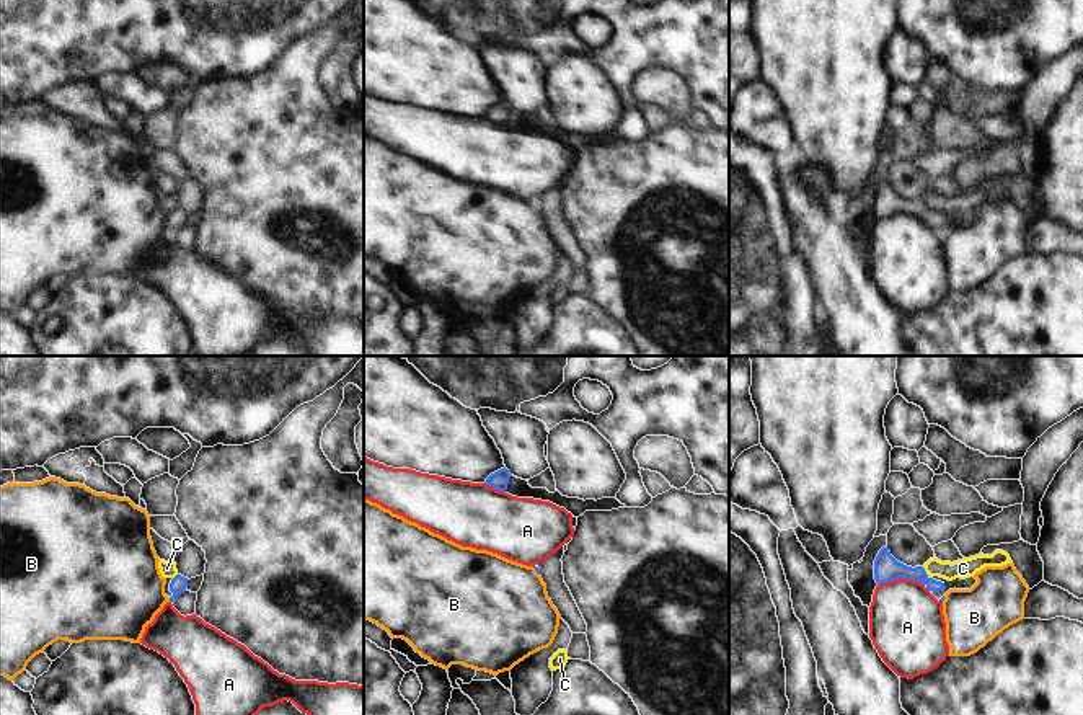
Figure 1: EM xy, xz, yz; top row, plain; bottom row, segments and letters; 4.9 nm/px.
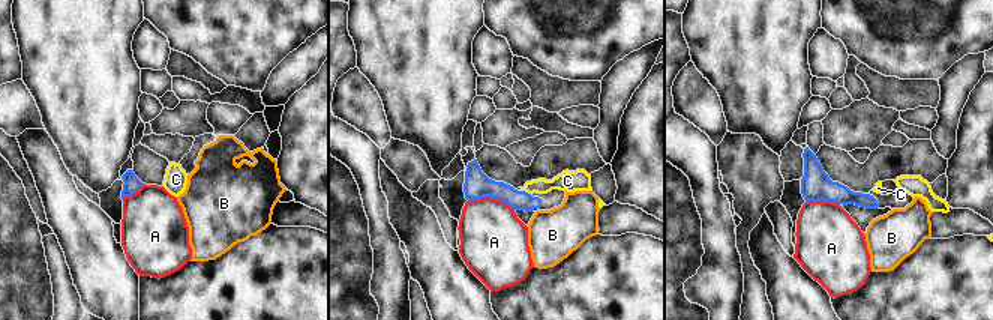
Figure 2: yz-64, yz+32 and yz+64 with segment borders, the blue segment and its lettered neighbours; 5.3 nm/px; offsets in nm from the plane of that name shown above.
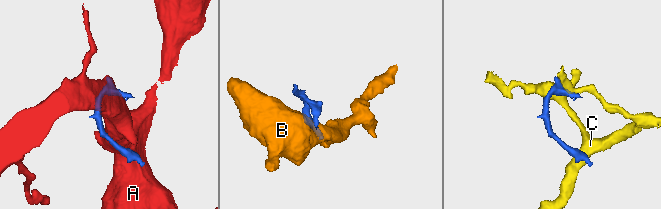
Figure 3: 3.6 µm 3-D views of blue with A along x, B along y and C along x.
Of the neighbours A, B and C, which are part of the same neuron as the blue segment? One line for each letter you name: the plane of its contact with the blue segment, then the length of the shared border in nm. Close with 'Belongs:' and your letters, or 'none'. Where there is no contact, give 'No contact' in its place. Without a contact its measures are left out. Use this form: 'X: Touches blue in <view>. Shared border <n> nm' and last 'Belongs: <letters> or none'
Belongs: none

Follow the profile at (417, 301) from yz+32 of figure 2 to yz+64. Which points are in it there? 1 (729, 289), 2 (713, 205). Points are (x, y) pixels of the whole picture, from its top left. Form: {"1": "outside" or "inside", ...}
{"1": "outside", "2": "outside"}

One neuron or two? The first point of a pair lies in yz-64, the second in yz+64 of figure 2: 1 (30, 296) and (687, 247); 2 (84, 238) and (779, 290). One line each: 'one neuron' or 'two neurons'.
1: one neuron
2: one neuron

